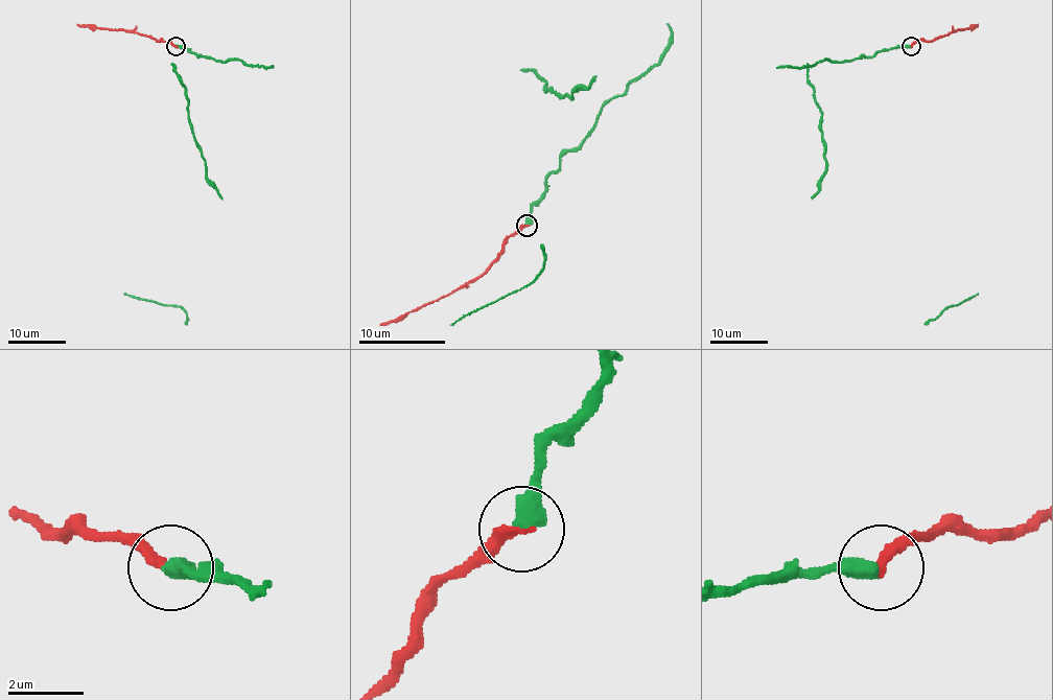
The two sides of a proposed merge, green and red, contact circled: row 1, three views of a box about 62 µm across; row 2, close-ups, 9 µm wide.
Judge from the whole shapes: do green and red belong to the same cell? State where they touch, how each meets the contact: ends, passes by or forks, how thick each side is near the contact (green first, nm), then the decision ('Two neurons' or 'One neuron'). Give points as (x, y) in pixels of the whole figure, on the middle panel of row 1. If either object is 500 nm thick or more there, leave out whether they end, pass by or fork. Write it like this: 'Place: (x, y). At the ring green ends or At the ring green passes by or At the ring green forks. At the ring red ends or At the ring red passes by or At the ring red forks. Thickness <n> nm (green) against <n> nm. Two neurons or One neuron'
Place: (527, 225). At the ring green ends. At the ring red ends. Thickness 480 nm (green) against 280 nm. One neuron

